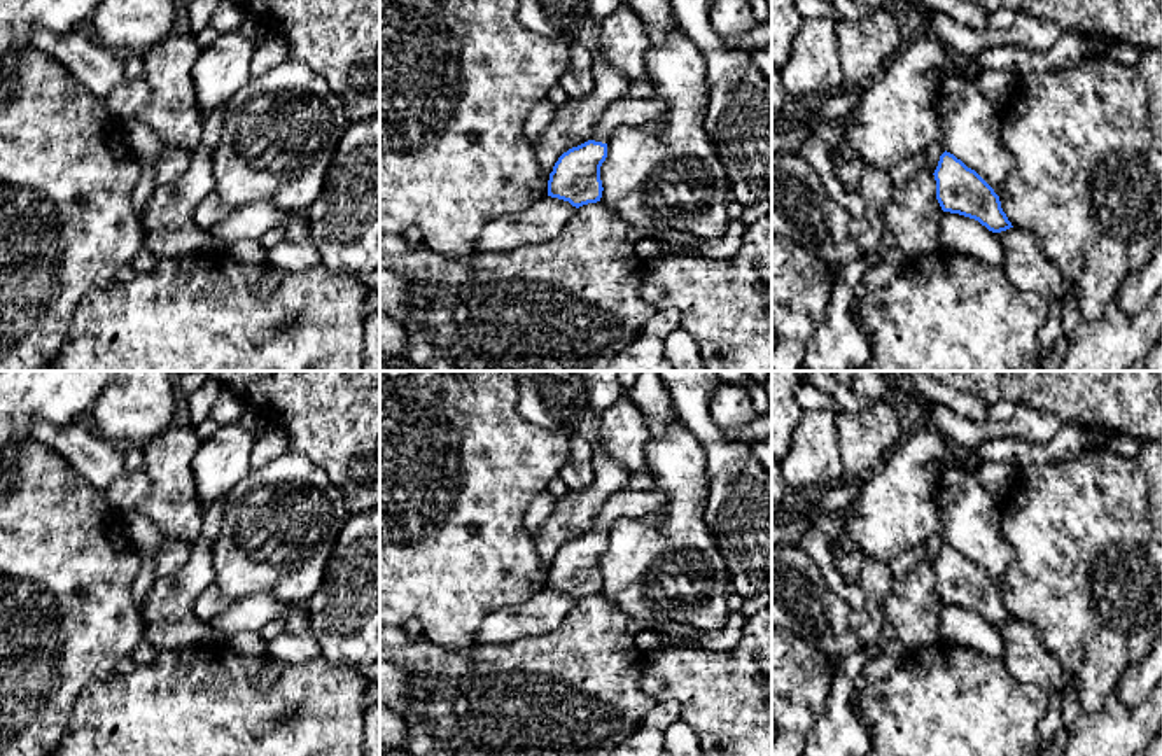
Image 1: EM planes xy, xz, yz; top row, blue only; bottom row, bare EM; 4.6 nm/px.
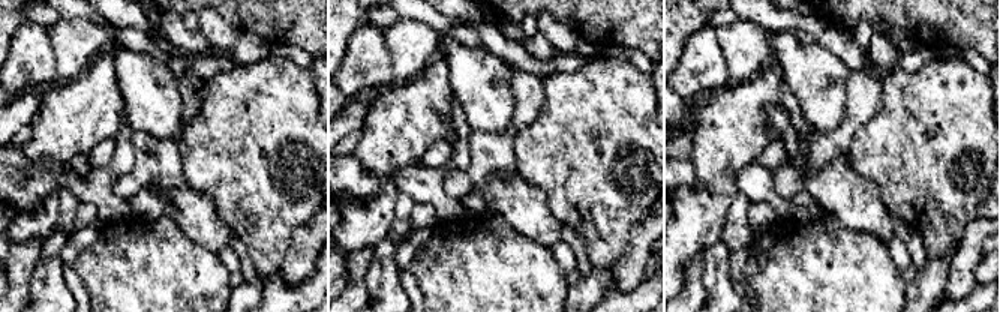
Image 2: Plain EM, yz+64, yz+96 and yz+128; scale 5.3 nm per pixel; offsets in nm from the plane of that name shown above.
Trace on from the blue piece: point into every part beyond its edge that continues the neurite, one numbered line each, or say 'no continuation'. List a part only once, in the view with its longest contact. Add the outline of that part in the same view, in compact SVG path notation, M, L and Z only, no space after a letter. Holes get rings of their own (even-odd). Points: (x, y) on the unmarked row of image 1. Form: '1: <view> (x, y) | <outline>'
1: xz (627, 503) | M623 488L612 494L598 511L592 532L607 536L620 518L635 518L656 511L668 500L668 494L658 490Z

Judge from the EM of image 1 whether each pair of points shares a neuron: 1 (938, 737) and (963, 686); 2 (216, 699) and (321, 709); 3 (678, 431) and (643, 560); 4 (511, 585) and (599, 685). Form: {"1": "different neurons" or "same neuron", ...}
{"1": "same neuron", "2": "same neuron", "3": "same neuron", "4": "different neurons"}

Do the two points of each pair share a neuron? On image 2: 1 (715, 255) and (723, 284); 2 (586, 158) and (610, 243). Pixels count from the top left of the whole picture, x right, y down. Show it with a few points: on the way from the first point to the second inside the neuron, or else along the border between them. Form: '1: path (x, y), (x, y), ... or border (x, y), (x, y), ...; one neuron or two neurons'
1: path (717, 263), (717, 276); one neuron
2: path (600, 179), (603, 222); one neuron

